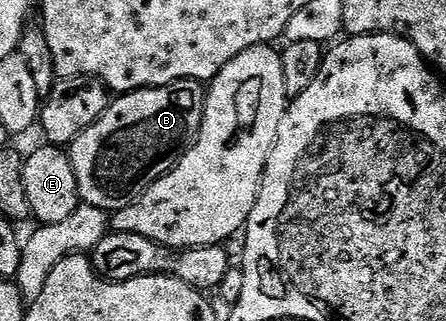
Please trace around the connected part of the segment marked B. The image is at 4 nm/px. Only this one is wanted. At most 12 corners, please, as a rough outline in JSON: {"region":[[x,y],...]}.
{"region":[[197,80],[123,92],[68,146],[81,203],[139,203],[193,148]]}

